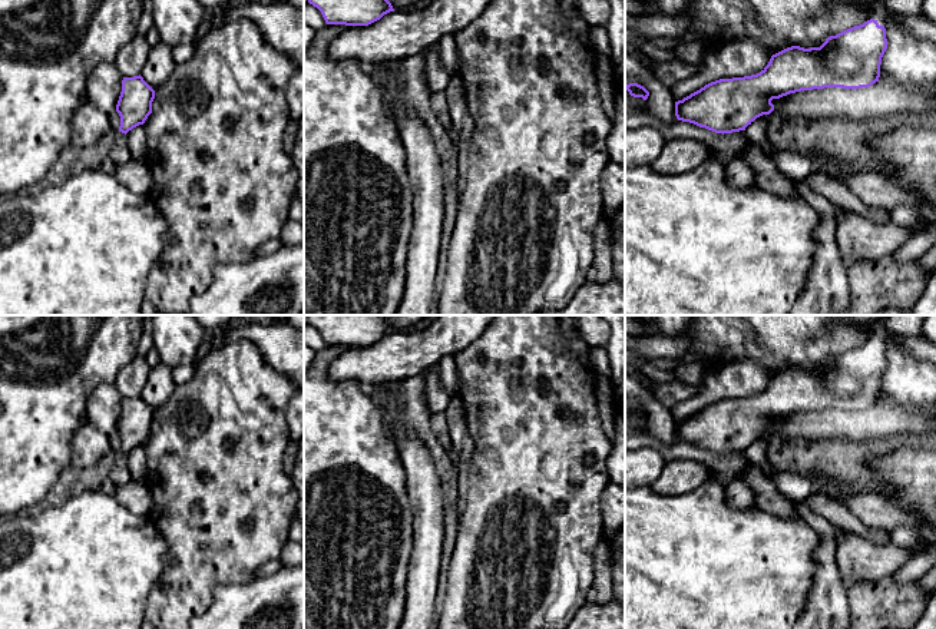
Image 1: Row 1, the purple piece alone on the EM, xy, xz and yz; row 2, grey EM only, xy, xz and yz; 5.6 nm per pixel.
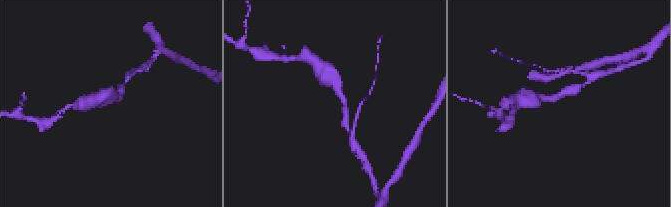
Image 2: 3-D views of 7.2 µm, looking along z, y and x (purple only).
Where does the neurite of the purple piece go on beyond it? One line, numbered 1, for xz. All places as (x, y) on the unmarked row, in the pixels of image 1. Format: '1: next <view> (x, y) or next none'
1: next none

